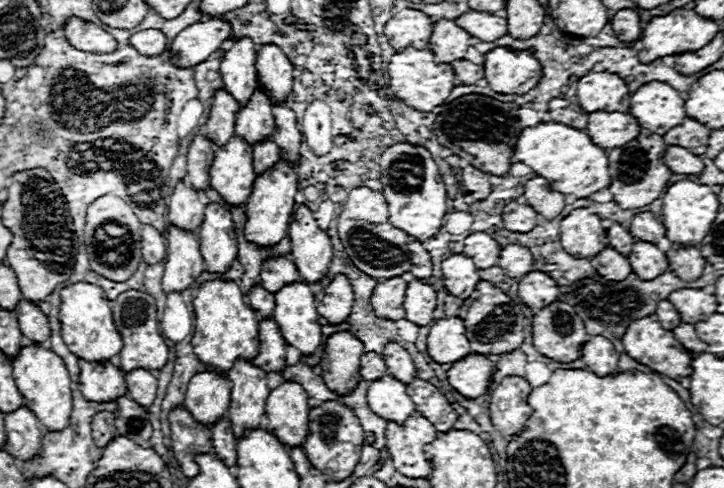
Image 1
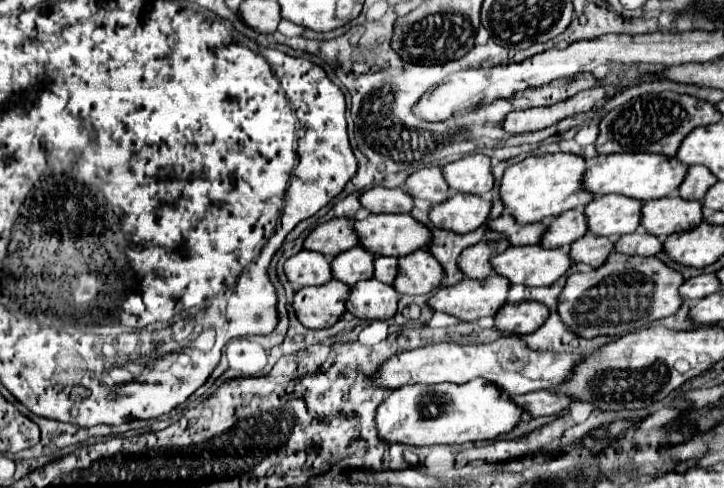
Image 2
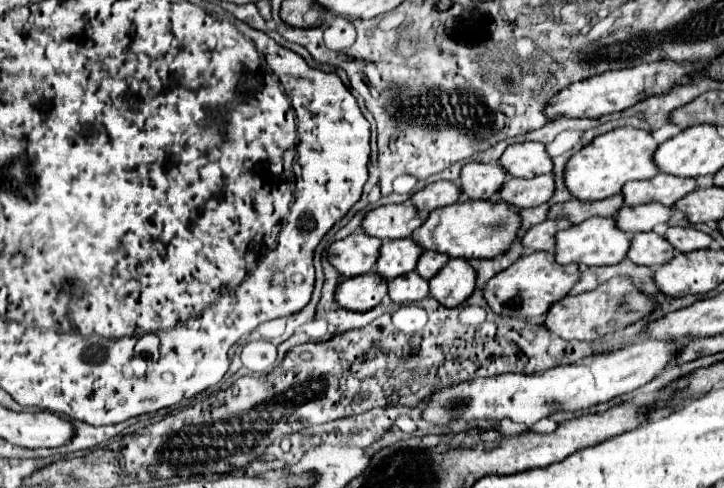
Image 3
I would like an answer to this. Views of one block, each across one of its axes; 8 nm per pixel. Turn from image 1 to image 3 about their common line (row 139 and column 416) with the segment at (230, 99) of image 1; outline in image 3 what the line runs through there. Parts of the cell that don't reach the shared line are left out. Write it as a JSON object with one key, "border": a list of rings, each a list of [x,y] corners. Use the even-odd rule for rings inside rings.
{"border":[[[410,202],[388,204],[368,212],[362,222],[362,228],[370,236],[396,240],[396,238],[412,236],[412,232],[420,228],[424,220],[426,218]]]}

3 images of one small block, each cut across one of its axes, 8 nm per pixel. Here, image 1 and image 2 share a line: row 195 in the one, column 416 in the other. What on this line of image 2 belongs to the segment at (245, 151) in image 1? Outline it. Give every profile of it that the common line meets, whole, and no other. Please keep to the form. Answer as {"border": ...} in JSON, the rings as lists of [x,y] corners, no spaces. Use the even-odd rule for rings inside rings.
{"border":[[[370,214],[366,220],[356,220],[354,228],[360,236],[360,244],[378,256],[400,258],[430,244],[430,230],[410,214]]]}

